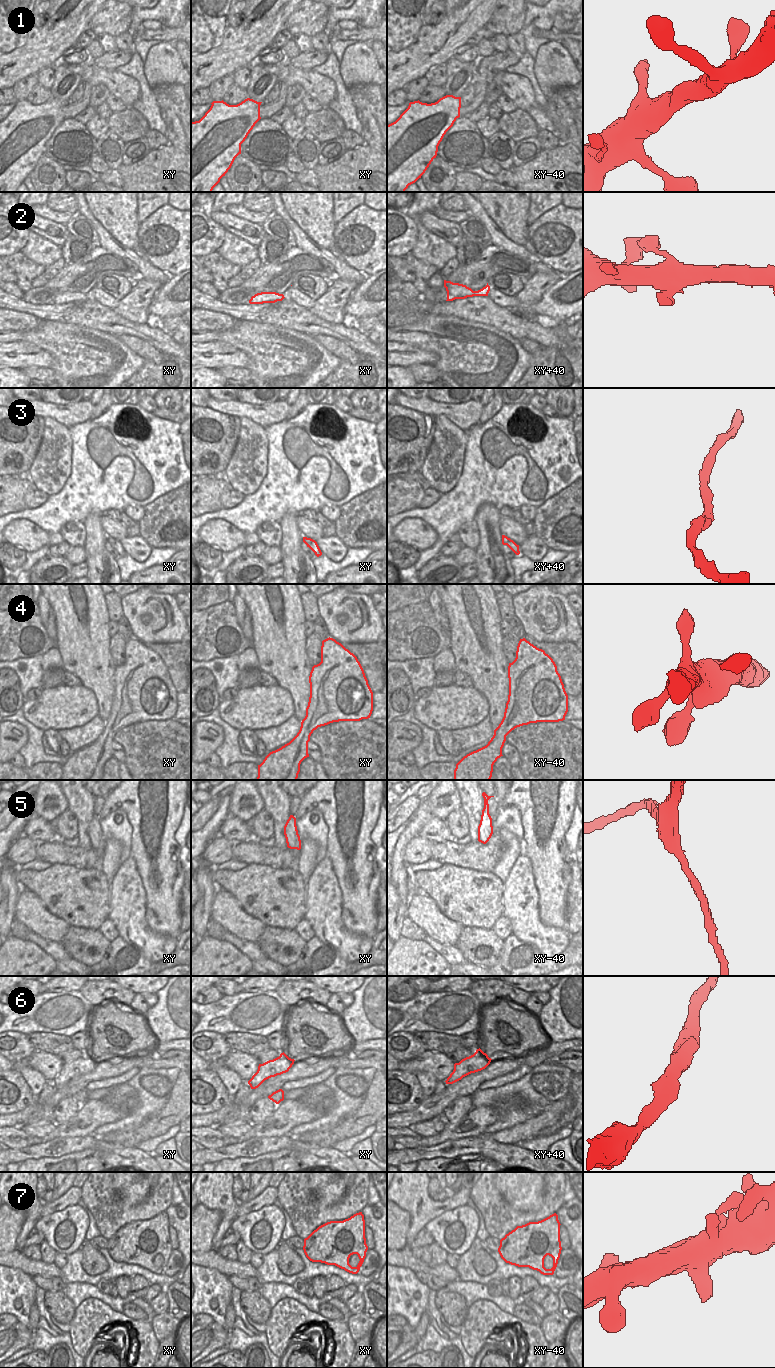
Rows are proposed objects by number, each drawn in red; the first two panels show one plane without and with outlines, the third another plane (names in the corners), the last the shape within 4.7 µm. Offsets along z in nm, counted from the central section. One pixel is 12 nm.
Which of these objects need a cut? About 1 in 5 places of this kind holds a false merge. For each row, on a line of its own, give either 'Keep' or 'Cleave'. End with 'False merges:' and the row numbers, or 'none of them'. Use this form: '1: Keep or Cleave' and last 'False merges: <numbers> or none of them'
1: Keep
2: Keep
3: Keep
4: Keep
5: Keep
6: Keep
7: Keep
False merges: none of them.

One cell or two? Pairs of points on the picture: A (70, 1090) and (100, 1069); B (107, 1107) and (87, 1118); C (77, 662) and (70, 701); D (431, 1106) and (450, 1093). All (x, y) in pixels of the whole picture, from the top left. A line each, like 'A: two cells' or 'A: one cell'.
A: one cell
B: one cell
C: two cells
D: one cell

